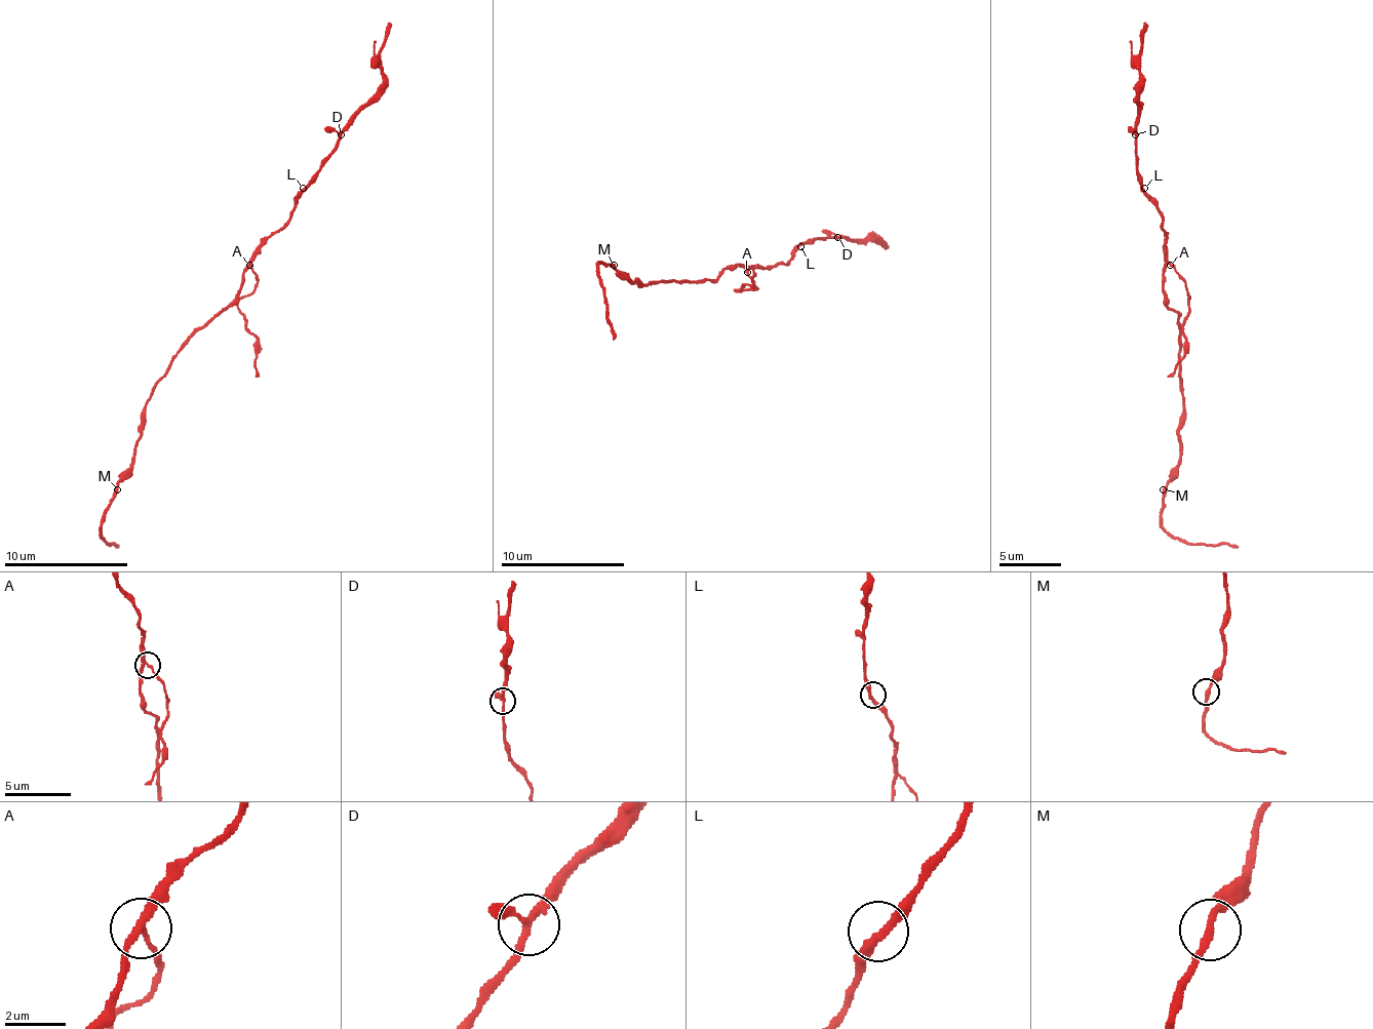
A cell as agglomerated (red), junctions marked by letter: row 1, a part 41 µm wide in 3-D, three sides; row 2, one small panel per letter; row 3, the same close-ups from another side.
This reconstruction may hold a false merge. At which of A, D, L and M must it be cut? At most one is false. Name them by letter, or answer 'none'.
A

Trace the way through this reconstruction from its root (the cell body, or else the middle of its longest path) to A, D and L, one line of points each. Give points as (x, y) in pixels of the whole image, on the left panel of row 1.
A: (223, 309), (241, 287), (241, 275), (250, 266)
D: (223, 309), (241, 287), (241, 275), (253, 252), (284, 225), (293, 200), (321, 166), (321, 160), (341, 134)
L: (223, 309), (241, 287), (241, 275), (253, 252), (284, 225), (293, 200), (303, 188)

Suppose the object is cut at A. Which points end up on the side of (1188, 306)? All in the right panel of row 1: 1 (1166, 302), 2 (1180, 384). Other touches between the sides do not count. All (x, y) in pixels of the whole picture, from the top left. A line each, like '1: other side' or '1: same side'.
1: other side
2: other side

